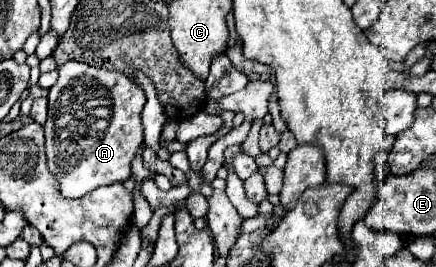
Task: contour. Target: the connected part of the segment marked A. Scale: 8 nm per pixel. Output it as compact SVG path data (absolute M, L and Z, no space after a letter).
M71 61L57 69L59 79L49 89L49 117L45 129L47 167L59 179L59 191L65 199L81 199L97 187L125 183L131 177L131 161L143 145L141 111L145 105L143 89L123 73L97 69L87 63Z

